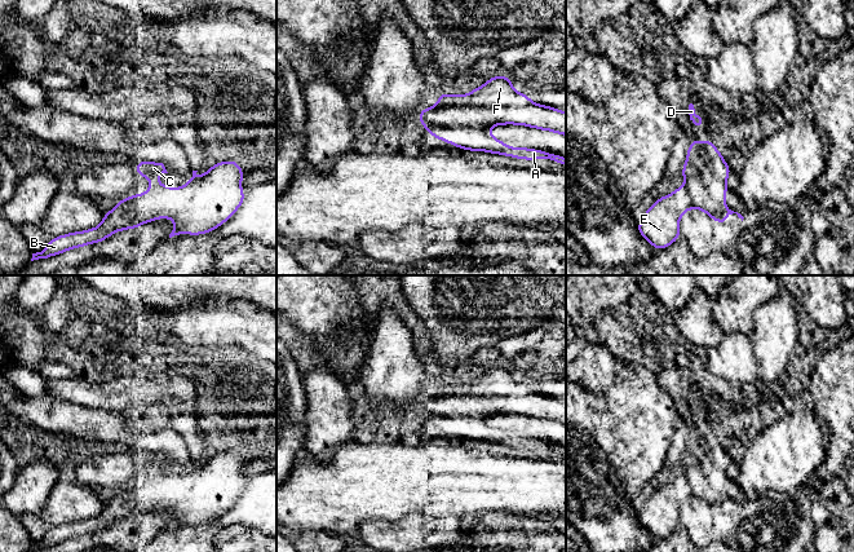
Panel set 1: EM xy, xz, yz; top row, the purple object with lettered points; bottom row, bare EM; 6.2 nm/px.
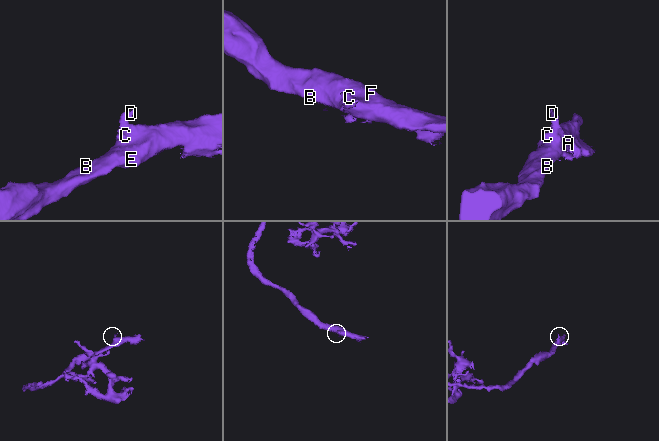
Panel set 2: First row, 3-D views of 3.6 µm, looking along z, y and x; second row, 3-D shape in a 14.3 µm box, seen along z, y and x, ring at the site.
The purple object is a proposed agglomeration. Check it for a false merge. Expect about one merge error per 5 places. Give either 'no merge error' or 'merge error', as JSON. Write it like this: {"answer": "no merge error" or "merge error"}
{"answer": "no merge error"}

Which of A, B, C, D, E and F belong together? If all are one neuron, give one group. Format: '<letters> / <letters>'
A B C D E F

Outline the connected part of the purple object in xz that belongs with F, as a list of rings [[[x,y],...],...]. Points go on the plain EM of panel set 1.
[[[499,365],[487,367],[486,374],[474,376],[468,384],[439,383],[438,393],[422,398],[419,402],[419,411],[425,420],[434,428],[453,434],[468,441],[486,441],[488,443],[500,443],[523,450],[549,449],[566,456],[566,447],[561,443],[552,443],[547,440],[536,440],[530,437],[513,437],[491,425],[492,415],[526,415],[540,420],[554,421],[566,425],[566,402],[561,398],[548,394],[535,393],[527,384],[513,379],[512,367]]]

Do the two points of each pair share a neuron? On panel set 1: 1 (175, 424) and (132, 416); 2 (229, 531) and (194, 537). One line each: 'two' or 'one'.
1: two
2: one

